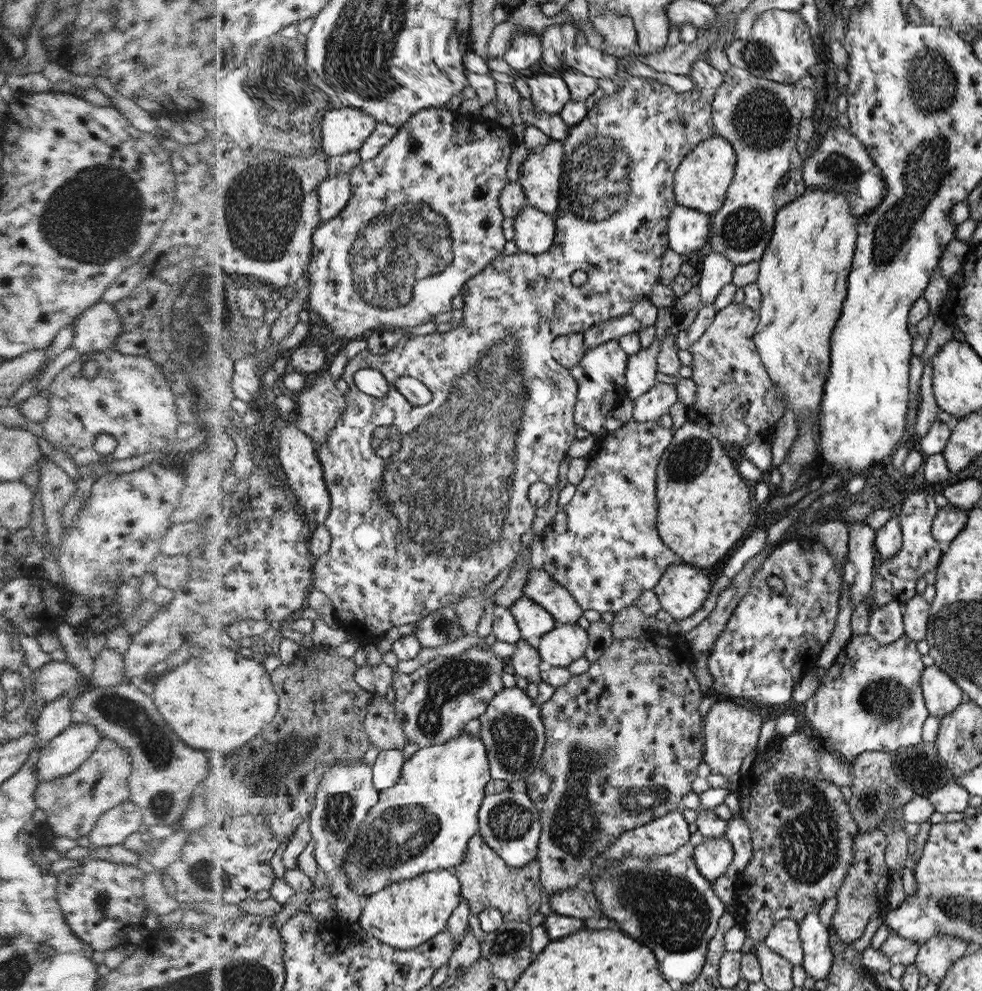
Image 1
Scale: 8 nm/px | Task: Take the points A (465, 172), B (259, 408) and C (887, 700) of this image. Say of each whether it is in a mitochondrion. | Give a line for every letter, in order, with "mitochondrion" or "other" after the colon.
A: other
B: other
C: mitochondrion

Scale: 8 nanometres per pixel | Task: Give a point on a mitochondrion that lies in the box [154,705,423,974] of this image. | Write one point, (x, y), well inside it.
(203, 874)

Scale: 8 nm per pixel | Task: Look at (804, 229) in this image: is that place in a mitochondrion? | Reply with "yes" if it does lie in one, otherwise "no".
no

